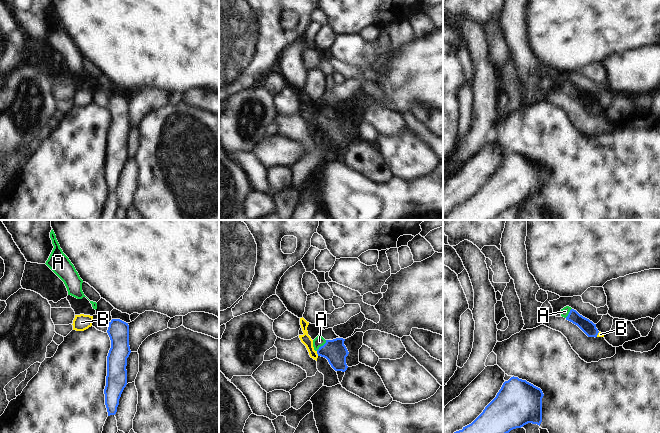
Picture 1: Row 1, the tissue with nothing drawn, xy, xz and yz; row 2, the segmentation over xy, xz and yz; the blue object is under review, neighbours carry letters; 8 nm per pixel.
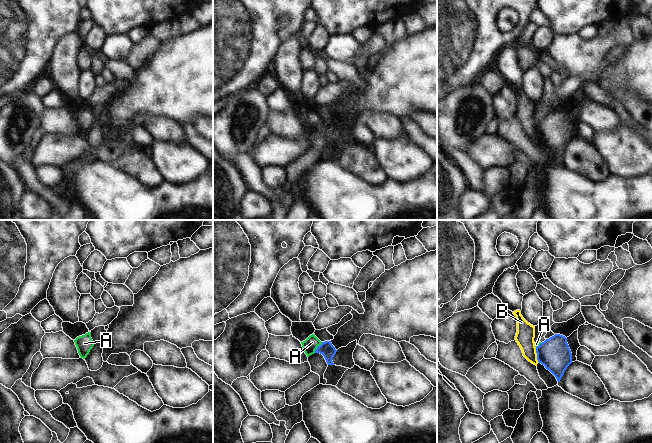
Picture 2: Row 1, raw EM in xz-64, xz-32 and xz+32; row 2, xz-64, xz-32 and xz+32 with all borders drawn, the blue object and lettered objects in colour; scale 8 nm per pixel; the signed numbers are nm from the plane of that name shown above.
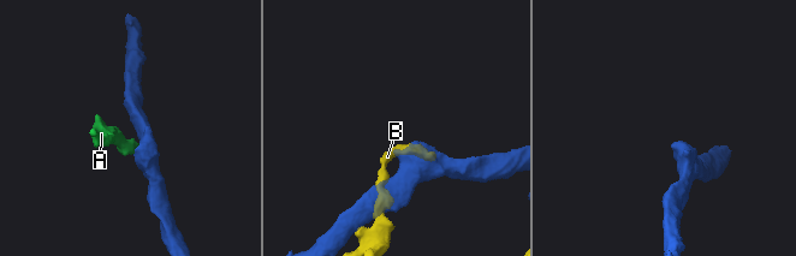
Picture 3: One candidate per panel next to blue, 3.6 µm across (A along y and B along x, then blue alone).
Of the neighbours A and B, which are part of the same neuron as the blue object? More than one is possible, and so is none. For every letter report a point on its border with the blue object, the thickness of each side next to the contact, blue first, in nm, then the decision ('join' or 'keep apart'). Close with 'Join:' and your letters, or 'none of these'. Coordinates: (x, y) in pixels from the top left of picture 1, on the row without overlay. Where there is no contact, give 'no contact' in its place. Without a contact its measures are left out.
A: contact xz (321, 122); calibres 180 and 90 nm; join
B: contact xz (317, 129); calibres 180 and 80 nm; keep apart
Join: A

